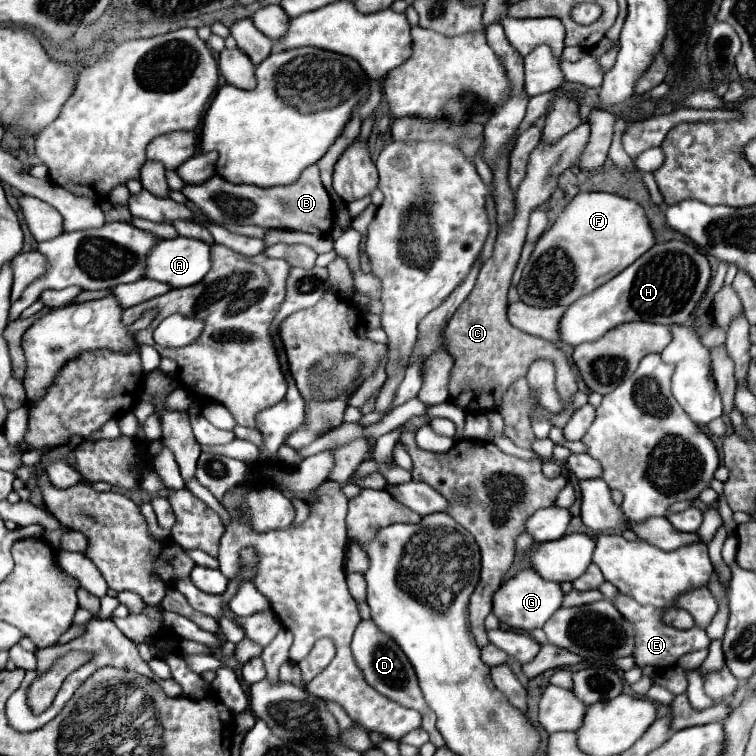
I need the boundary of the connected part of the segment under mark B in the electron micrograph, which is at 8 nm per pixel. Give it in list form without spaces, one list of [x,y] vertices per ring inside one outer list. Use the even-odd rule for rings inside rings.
[[[316,164],[308,166],[302,176],[288,186],[272,186],[260,188],[252,184],[232,184],[220,176],[212,176],[204,184],[198,186],[184,186],[184,196],[196,204],[196,208],[212,222],[218,224],[254,224],[260,228],[296,228],[298,232],[310,232],[314,236],[328,236],[334,224],[332,200],[322,186],[320,170]],[[268,222],[284,222],[284,224],[302,224],[300,226],[282,226],[282,224],[268,224]]]

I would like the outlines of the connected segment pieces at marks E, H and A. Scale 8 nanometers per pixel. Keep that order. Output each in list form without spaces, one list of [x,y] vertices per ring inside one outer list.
[[[618,592],[612,602],[614,602],[616,610],[634,626],[636,648],[634,648],[632,656],[634,656],[638,668],[652,666],[652,668],[656,668],[656,670],[666,670],[666,668],[674,666],[682,654],[710,646],[710,638],[706,636],[706,632],[704,632],[702,628],[692,628],[692,630],[672,628],[672,626],[664,624],[664,620],[662,620],[662,610],[652,608],[652,606],[642,606],[642,604],[638,604],[632,596],[628,596],[628,594]]]
[[[680,240],[660,242],[610,282],[568,306],[560,320],[560,342],[570,346],[594,342],[614,326],[632,320],[646,320],[664,326],[686,324],[706,292],[708,282],[710,264],[700,250]]]
[[[172,238],[172,240],[160,240],[152,252],[148,252],[148,262],[144,270],[144,278],[158,280],[168,284],[170,288],[184,288],[200,282],[206,272],[210,270],[210,246],[206,242],[194,240],[194,238]]]

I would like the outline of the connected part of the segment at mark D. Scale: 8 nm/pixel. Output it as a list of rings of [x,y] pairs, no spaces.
[[[372,620],[368,622],[360,622],[356,632],[354,632],[354,640],[352,640],[352,654],[356,658],[356,664],[360,666],[360,670],[364,672],[364,678],[366,682],[378,690],[382,696],[406,706],[406,708],[414,708],[422,714],[422,728],[430,734],[430,742],[434,746],[444,746],[444,738],[440,736],[438,728],[436,728],[436,714],[428,708],[422,692],[420,692],[420,686],[418,686],[418,680],[416,680],[416,674],[414,674],[414,668],[412,664],[408,662],[406,654],[400,650],[400,646],[386,634],[382,634]]]

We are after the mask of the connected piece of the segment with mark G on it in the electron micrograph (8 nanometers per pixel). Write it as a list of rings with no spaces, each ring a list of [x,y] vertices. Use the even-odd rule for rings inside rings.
[[[526,568],[526,570],[520,570],[514,578],[504,582],[494,592],[492,614],[500,620],[502,628],[532,632],[536,628],[542,628],[544,622],[562,606],[562,596],[564,594],[558,582],[548,582],[542,576],[538,576],[532,568]]]

